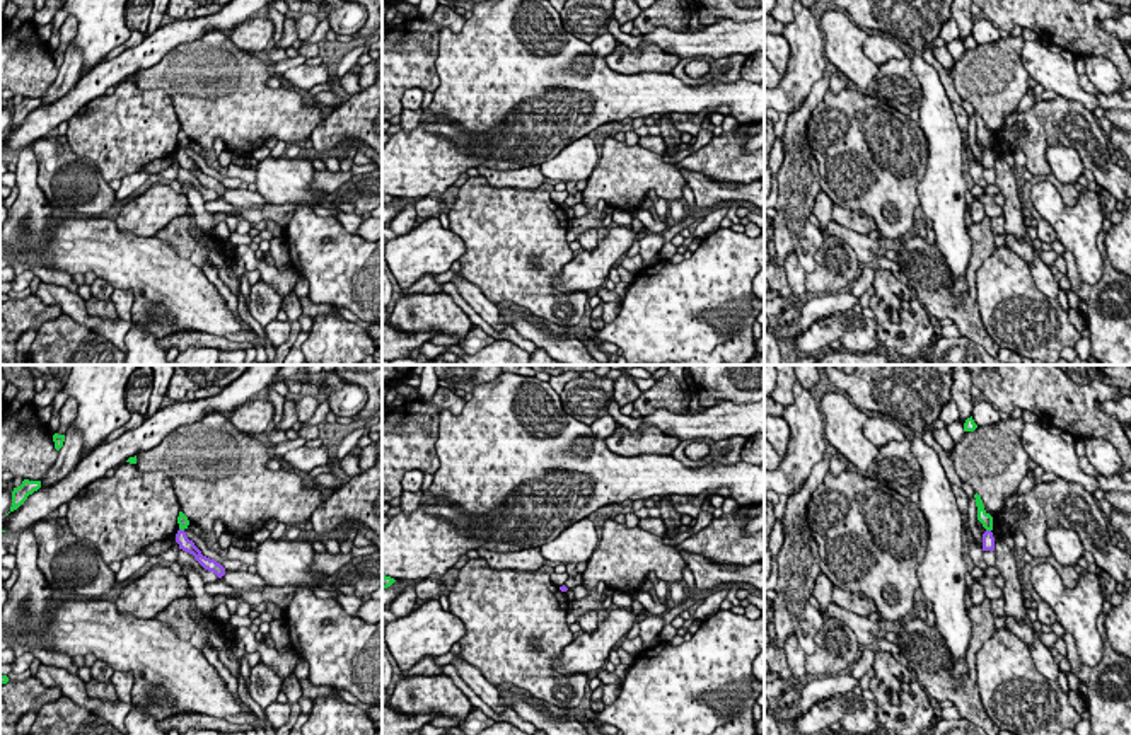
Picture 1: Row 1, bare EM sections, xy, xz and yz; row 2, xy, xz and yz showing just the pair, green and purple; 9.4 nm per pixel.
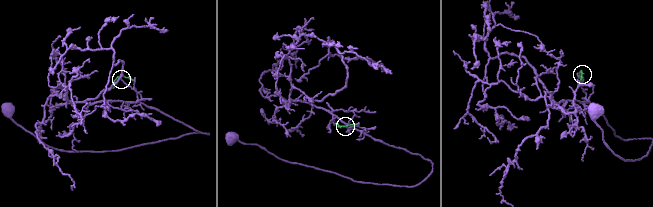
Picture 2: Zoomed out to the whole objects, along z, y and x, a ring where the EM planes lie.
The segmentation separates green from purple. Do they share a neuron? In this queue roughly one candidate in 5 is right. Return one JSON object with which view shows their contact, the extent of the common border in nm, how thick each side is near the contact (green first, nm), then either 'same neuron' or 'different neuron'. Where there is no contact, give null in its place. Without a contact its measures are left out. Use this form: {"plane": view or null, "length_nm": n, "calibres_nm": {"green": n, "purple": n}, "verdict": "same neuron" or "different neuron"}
{"plane": "yz", "length_nm": 50, "calibres_nm": {"green": 120, "purple": 130}, "verdict": "different neuron"}

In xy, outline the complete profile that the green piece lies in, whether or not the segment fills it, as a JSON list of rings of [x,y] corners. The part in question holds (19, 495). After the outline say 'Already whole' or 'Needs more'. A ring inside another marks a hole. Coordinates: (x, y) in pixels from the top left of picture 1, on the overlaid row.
[[[24,479],[22,484],[14,488],[12,491],[10,512],[17,510],[27,500],[27,496],[38,491],[39,488],[41,488],[41,481]]]. Already whole

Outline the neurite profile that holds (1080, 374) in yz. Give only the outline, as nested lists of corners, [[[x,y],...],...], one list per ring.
[[[1054,365],[1063,370],[1075,384],[1090,384],[1099,377],[1097,365]]]

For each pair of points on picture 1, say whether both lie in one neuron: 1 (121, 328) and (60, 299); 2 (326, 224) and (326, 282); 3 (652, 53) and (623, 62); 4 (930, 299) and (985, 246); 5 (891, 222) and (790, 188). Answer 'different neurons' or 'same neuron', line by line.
1: same neuron
2: same neuron
3: same neuron
4: same neuron
5: different neurons

